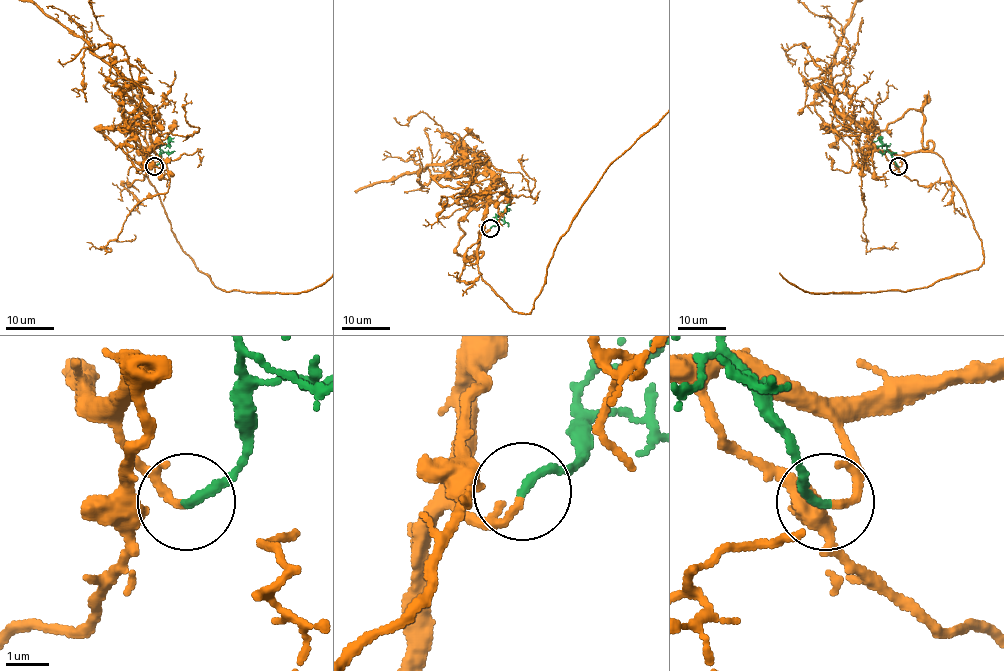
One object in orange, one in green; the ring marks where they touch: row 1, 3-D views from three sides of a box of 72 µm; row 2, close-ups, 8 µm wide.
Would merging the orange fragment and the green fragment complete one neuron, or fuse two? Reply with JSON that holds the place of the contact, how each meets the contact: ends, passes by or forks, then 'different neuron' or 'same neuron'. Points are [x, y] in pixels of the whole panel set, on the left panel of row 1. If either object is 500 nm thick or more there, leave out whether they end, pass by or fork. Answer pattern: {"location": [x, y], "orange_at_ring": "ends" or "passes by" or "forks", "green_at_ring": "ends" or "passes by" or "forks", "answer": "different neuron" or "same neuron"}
{"location": [154, 166], "orange_at_ring": "passes by", "green_at_ring": "ends", "answer": "same neuron"}

